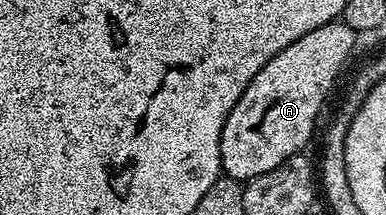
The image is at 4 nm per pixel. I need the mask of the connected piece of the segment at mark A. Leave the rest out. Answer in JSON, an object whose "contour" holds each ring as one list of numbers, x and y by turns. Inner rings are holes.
{"contour":[[345,21,328,22,315,32,307,32,307,36,299,36,295,44,287,44,283,52,271,56,259,72,255,72,255,80,247,84,243,96,231,108,227,120,223,124,223,136,219,144,221,153,221,168,226,178,234,178,242,184,255,176,263,176,263,172,271,172,279,164,283,164,293,154,300,154,305,145,313,138,313,129,317,126,317,117,321,114,321,105,325,97,333,90,349,53,353,50,354,30]]}

